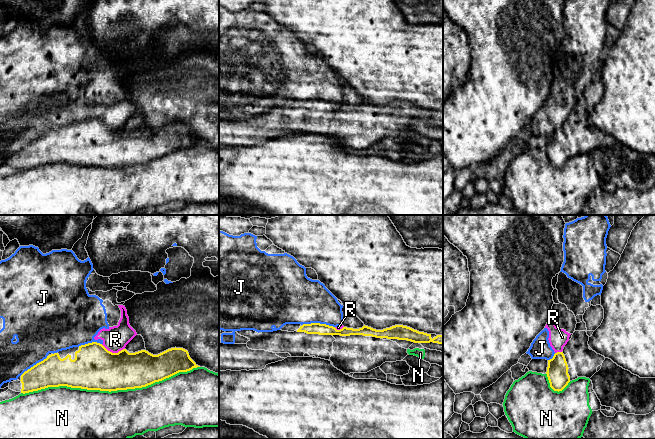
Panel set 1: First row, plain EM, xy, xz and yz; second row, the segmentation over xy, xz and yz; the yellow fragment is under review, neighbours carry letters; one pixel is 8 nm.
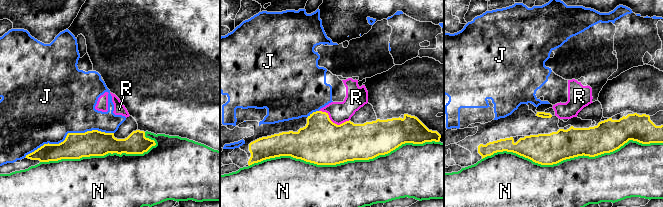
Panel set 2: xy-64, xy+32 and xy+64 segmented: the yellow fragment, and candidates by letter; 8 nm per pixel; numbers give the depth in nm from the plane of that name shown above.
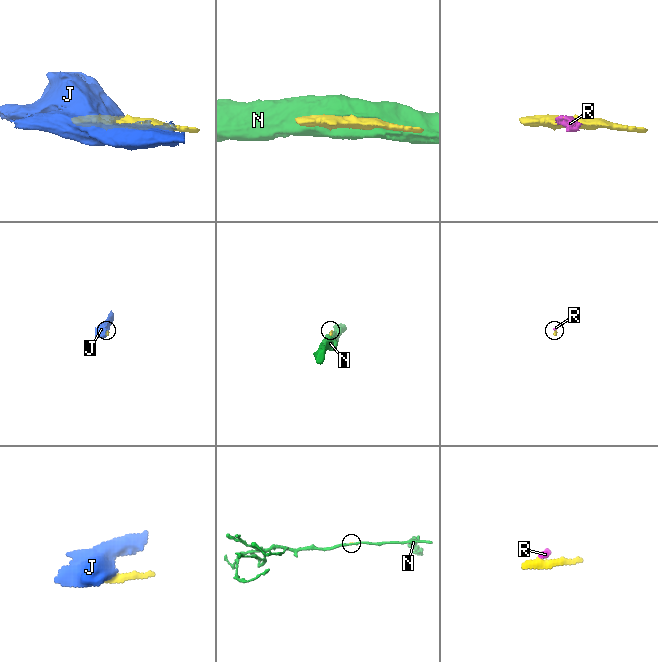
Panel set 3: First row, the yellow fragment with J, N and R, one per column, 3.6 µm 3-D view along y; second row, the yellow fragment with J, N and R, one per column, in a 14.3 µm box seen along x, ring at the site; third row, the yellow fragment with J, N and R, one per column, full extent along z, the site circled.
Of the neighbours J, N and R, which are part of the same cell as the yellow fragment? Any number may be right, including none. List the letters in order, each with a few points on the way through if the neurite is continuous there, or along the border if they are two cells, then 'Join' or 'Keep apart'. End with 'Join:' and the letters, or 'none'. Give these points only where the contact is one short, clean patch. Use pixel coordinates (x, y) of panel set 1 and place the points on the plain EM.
J: Keep apart
N: Keep apart
R: Boundary: xy (101, 120), (112, 128), (124, 125). Keep apart
Join: none

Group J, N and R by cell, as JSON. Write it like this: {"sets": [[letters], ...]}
{"sets": [["J", "R"], ["N"]]}

